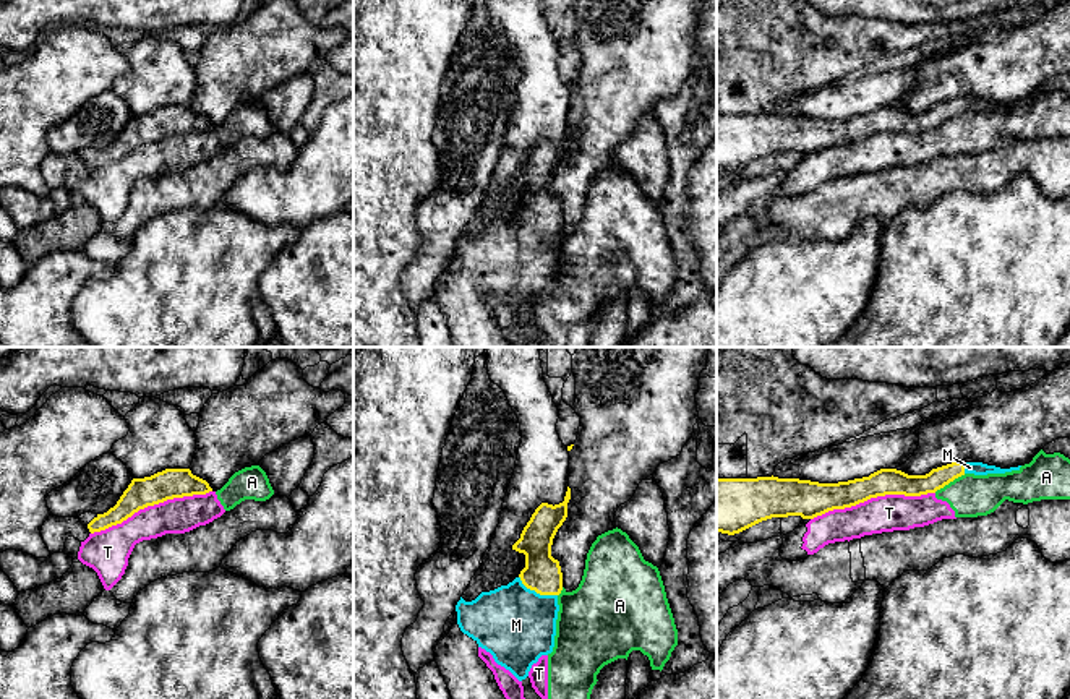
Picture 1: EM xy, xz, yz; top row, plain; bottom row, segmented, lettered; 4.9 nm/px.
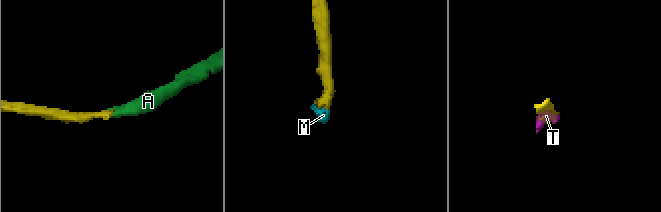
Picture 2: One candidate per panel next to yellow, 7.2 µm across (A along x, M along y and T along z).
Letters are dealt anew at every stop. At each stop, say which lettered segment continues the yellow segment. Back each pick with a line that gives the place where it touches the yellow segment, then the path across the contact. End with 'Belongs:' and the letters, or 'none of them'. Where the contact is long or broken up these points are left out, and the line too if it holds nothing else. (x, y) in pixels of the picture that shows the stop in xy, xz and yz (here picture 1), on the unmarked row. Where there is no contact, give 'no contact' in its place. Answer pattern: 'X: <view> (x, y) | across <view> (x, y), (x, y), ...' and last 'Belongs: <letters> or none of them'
M: xz (537, 229)
Belongs: M

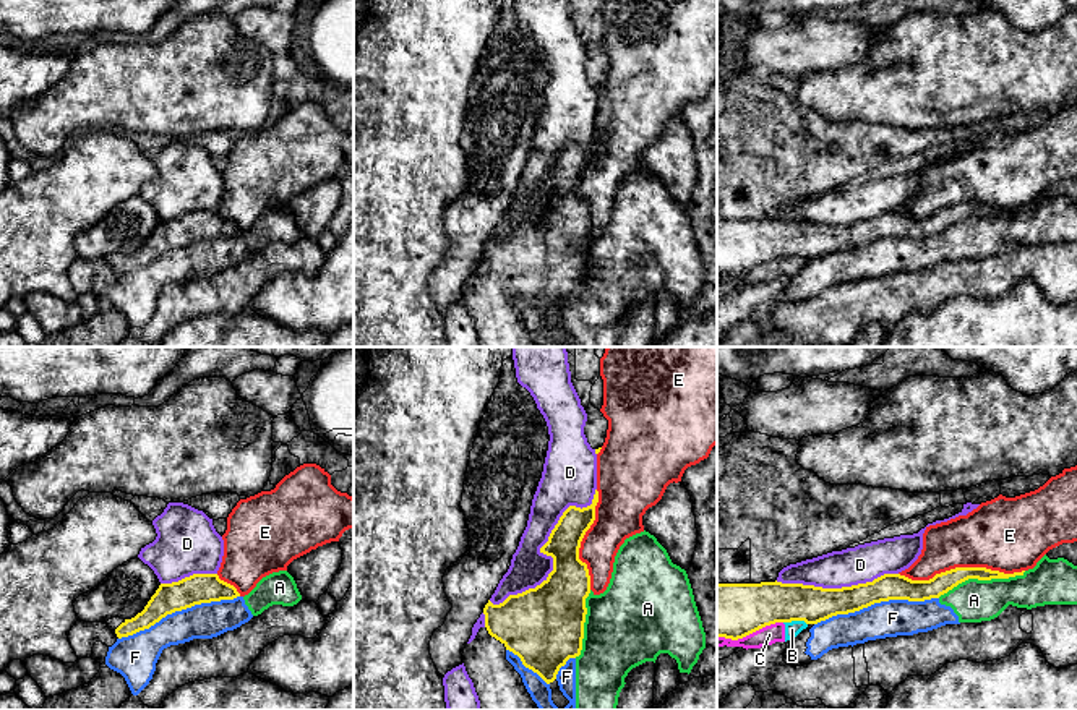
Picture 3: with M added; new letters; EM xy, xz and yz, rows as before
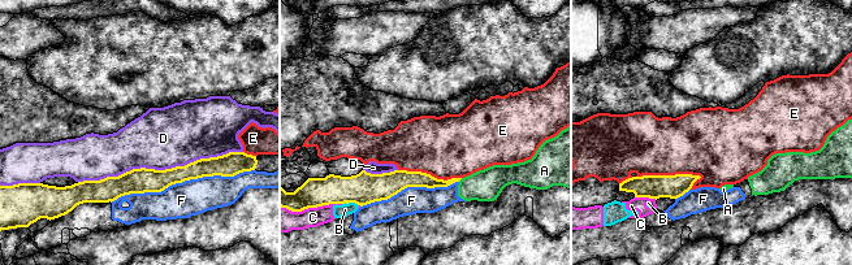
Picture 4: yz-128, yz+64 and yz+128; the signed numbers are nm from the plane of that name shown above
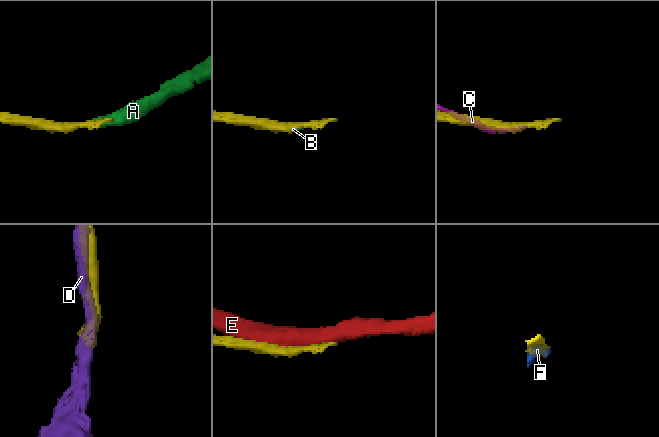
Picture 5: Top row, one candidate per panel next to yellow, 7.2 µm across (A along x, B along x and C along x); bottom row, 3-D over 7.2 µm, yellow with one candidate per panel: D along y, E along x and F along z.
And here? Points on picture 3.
Belongs: none of them

